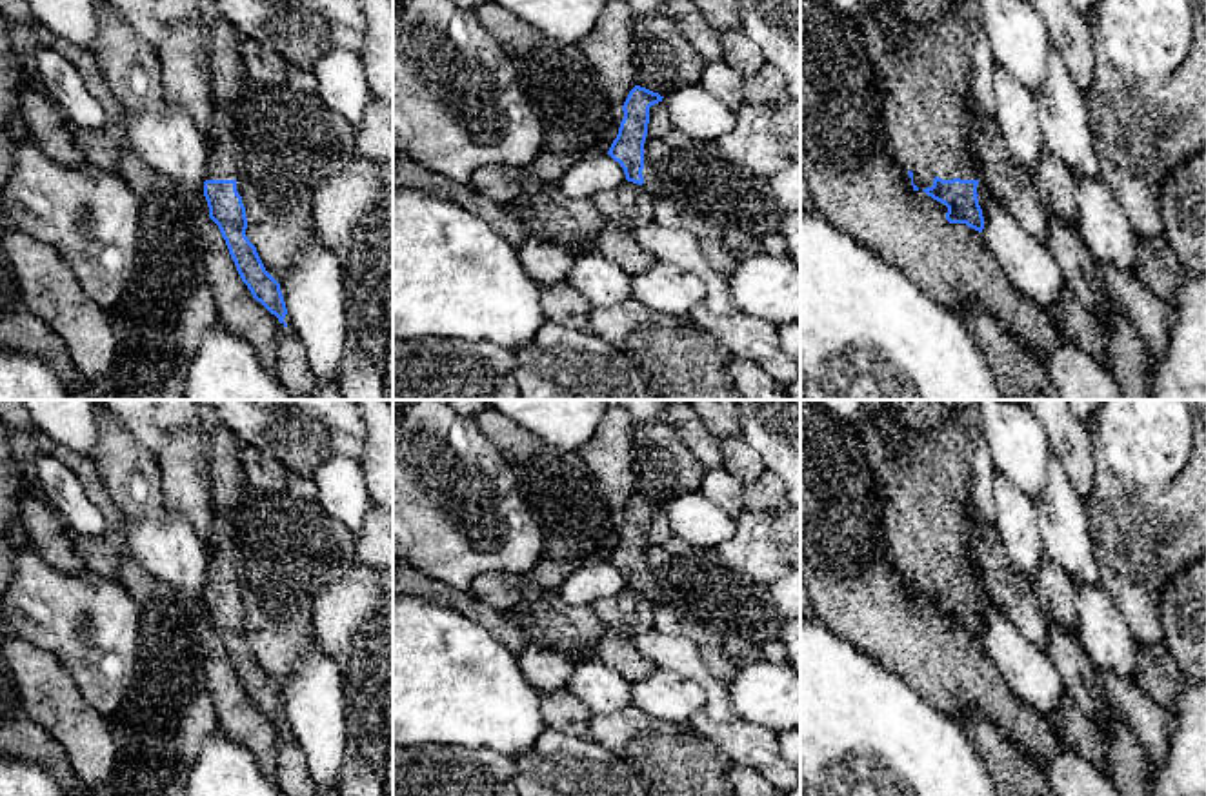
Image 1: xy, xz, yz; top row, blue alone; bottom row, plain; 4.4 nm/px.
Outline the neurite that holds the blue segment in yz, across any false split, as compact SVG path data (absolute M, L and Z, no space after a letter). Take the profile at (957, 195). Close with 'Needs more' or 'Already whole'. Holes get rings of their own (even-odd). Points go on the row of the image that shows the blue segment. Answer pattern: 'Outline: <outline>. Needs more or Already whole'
Outline: M862 0L862 36L871 67L882 76L880 118L889 133L895 162L910 174L913 191L922 189L948 207L950 224L982 233L984 216L977 185L982 176L970 142L971 36L968 27L931 31L913 27L888 0Z. Needs more

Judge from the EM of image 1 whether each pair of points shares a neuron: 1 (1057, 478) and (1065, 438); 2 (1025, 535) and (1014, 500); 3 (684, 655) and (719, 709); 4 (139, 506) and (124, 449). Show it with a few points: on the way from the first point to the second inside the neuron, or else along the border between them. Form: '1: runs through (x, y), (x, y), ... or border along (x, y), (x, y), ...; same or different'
1: border along (1052, 449), (1070, 486), (1085, 500); different
2: runs through (1017, 526), (1014, 509); same
3: runs through (693, 667), (715, 689), (717, 696); same
4: runs through (124, 491), (122, 464); same

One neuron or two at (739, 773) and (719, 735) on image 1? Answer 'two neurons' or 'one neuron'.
one neuron

